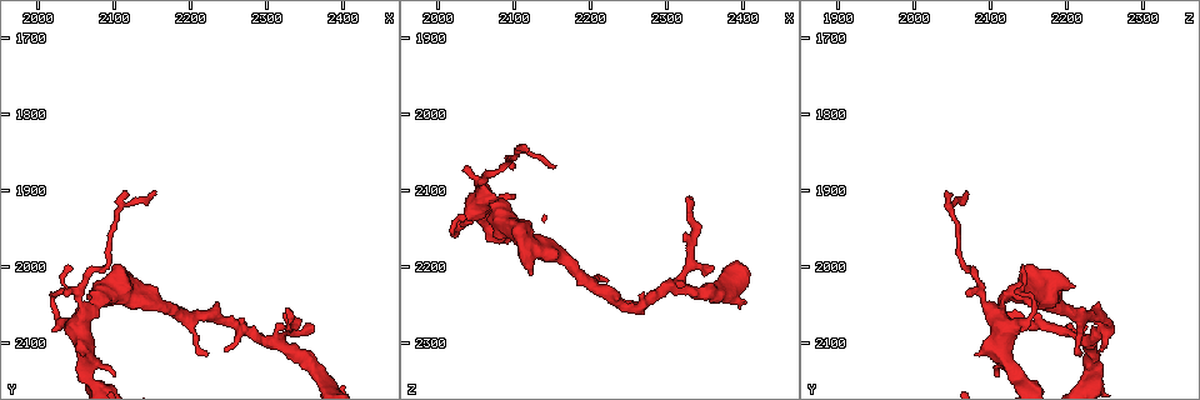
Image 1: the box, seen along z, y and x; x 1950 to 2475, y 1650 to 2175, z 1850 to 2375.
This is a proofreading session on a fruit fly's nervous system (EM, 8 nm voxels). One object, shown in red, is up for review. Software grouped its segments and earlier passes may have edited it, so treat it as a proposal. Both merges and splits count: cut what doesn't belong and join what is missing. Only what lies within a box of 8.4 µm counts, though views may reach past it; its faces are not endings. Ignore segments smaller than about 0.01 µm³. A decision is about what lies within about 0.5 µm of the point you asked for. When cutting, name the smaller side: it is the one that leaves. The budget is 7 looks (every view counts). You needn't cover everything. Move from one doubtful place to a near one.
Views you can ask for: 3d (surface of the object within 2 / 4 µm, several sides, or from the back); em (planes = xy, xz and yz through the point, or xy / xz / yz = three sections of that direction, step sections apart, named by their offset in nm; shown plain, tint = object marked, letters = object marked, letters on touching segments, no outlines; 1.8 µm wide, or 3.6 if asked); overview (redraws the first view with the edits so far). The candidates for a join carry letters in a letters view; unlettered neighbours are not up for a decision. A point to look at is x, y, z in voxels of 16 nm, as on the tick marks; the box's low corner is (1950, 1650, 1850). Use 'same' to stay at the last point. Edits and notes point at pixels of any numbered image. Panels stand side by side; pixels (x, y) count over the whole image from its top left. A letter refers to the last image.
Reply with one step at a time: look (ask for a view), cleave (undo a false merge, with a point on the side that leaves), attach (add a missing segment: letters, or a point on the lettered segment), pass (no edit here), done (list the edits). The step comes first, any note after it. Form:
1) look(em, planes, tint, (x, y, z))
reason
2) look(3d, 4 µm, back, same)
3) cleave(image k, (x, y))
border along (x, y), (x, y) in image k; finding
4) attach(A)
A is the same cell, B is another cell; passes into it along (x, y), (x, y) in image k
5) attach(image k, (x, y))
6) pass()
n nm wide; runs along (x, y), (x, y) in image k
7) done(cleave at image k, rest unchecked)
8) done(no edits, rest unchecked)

look(3d, 4 µm, (2065, 2060, 2105))
four or more arms meet

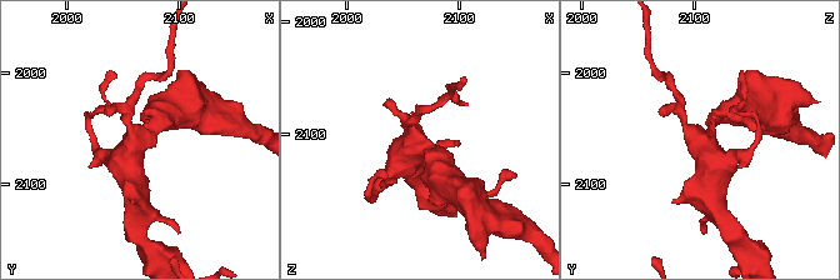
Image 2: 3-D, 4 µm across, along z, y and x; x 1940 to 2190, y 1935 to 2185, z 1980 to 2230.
look(em, planes, letters, (2066, 2060, 2110))
4 arms

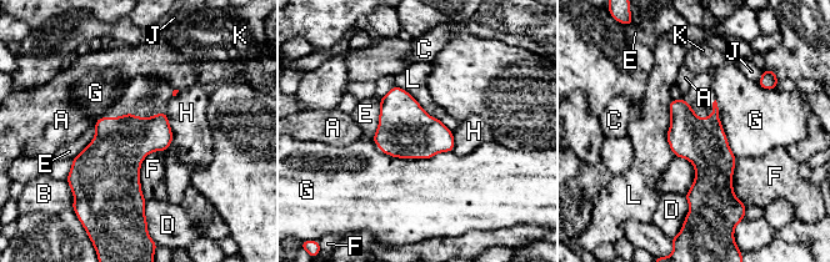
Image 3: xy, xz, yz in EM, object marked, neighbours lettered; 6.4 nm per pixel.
pass()
300 nm wide; A, B, C, D, E, F, G, H, J, K and L are other cells; one neuron here

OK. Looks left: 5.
look(3d, 2 µm, (2105, 1920, 2045))
abrupt turn

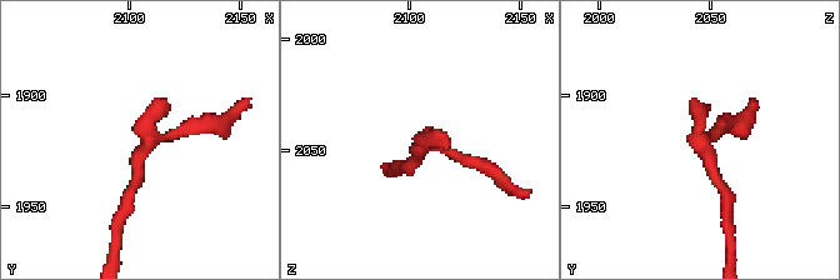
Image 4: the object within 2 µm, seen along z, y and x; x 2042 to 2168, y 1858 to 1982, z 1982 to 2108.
look(em, planes, letters, (2109, 1921, 2047))
shape alone is not enough

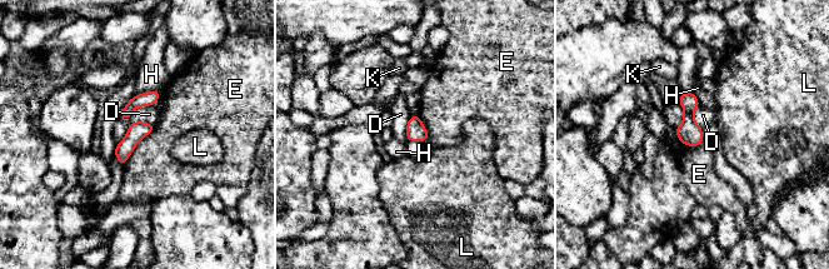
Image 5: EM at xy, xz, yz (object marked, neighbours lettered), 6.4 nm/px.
pass()
D, E, H, K and L are other cells; border along (154, 123), (133, 121), (116, 144) in image 5; continuous, no second neuron

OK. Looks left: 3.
look(3d, 4 µm, (2125, 2025, 2210))
an open end

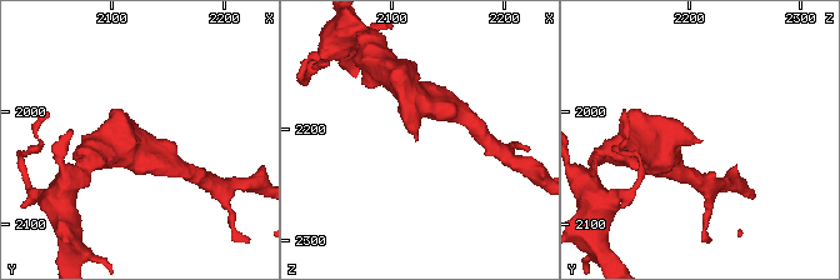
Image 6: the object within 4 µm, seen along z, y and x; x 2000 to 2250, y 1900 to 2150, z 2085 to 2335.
look(em, yz, step 4, letters, (2124, 2026, 2212))

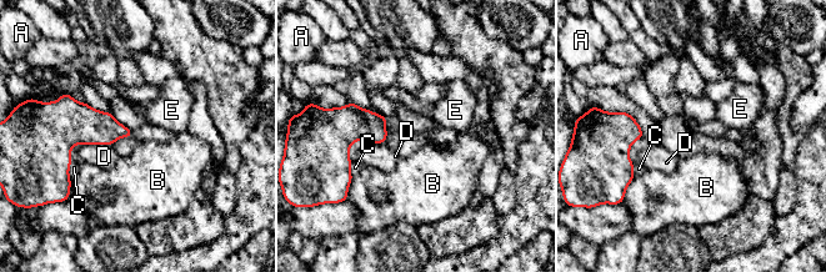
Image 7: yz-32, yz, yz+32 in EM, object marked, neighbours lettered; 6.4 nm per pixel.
look(em, planes, letters, same)

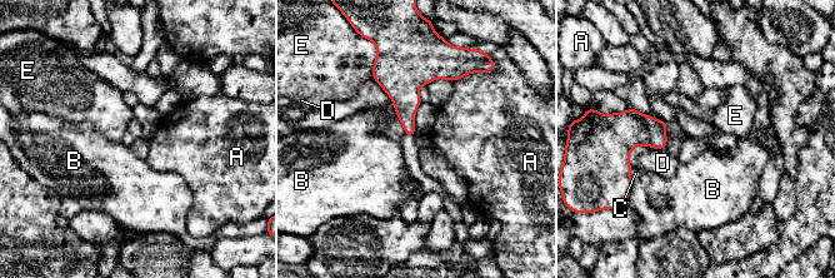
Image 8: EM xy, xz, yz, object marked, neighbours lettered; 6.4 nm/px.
pass()
A, B, C, D and E are other cells; border along (633, 183), (628, 193) in image 8; none of them fits

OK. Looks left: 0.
done(no edits, rest unchecked)

